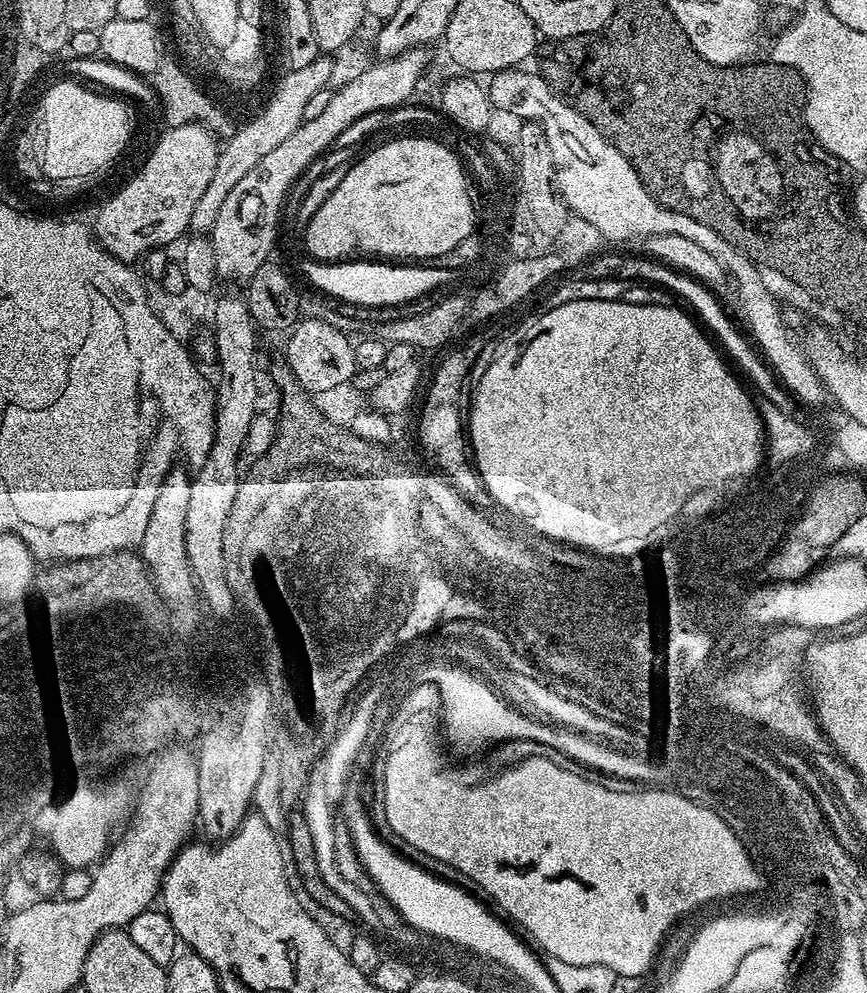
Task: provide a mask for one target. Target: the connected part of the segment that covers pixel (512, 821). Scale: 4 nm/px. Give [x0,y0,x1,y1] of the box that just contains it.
[384,723,756,977]

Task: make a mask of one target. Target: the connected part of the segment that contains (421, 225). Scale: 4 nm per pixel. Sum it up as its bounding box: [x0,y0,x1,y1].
[303,134,472,262]

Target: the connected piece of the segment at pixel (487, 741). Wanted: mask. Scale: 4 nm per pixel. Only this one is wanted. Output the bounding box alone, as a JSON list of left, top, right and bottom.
[433,669,594,762]

